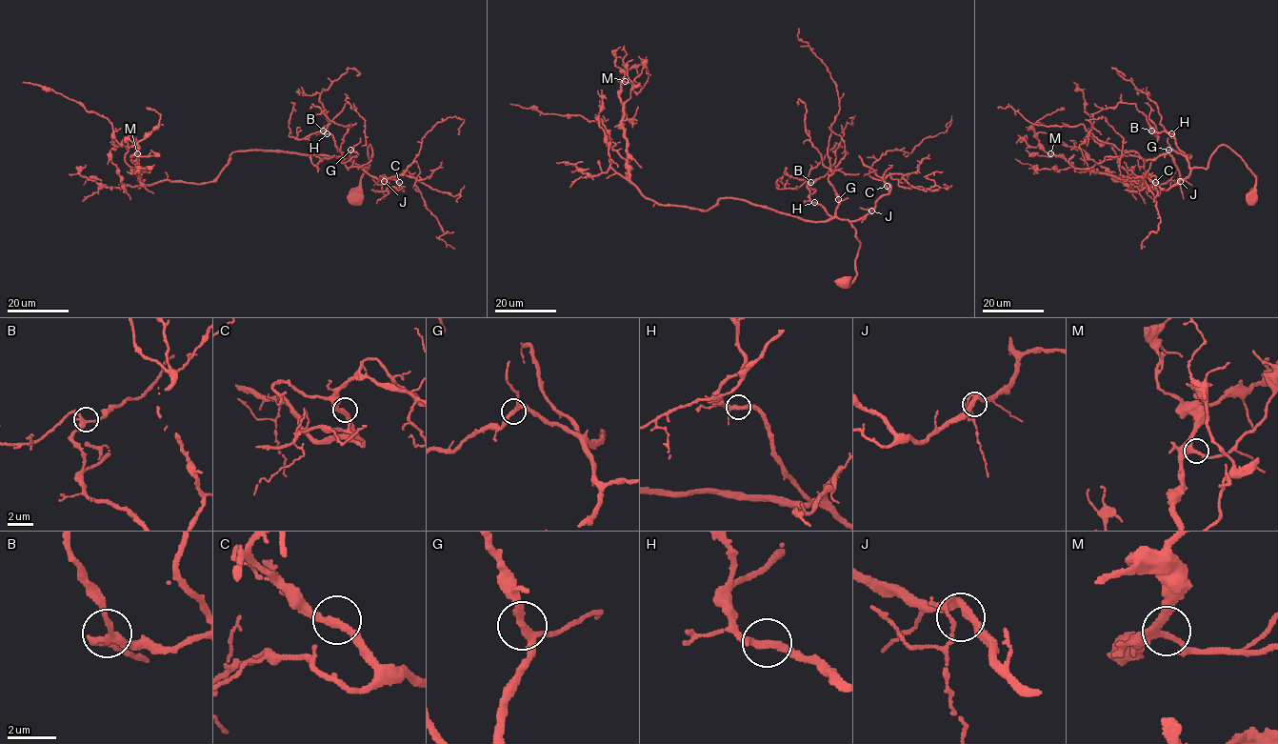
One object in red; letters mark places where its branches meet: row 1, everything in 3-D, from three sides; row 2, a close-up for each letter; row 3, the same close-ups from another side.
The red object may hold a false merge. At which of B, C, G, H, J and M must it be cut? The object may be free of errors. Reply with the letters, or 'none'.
none

